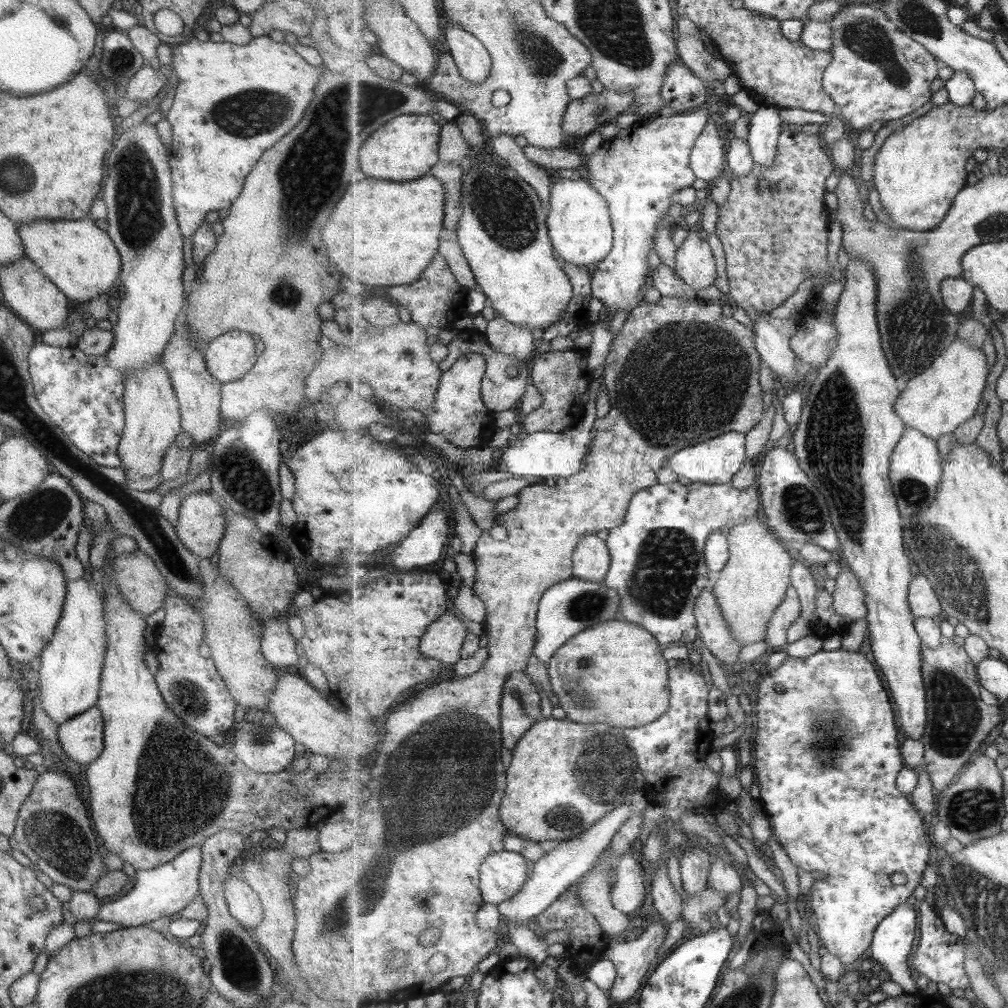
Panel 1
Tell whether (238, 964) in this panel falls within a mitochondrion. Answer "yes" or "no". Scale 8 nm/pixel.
yes

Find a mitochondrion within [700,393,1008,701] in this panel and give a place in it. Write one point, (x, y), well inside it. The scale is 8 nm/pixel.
(969, 587)

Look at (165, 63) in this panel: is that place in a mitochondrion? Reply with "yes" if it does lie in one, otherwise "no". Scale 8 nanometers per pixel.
no

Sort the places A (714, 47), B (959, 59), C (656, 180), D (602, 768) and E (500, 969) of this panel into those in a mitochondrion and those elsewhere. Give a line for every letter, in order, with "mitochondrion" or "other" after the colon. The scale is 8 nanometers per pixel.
A: other
B: other
C: other
D: mitochondrion
E: other

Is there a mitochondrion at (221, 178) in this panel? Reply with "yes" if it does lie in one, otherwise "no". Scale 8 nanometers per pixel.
no

